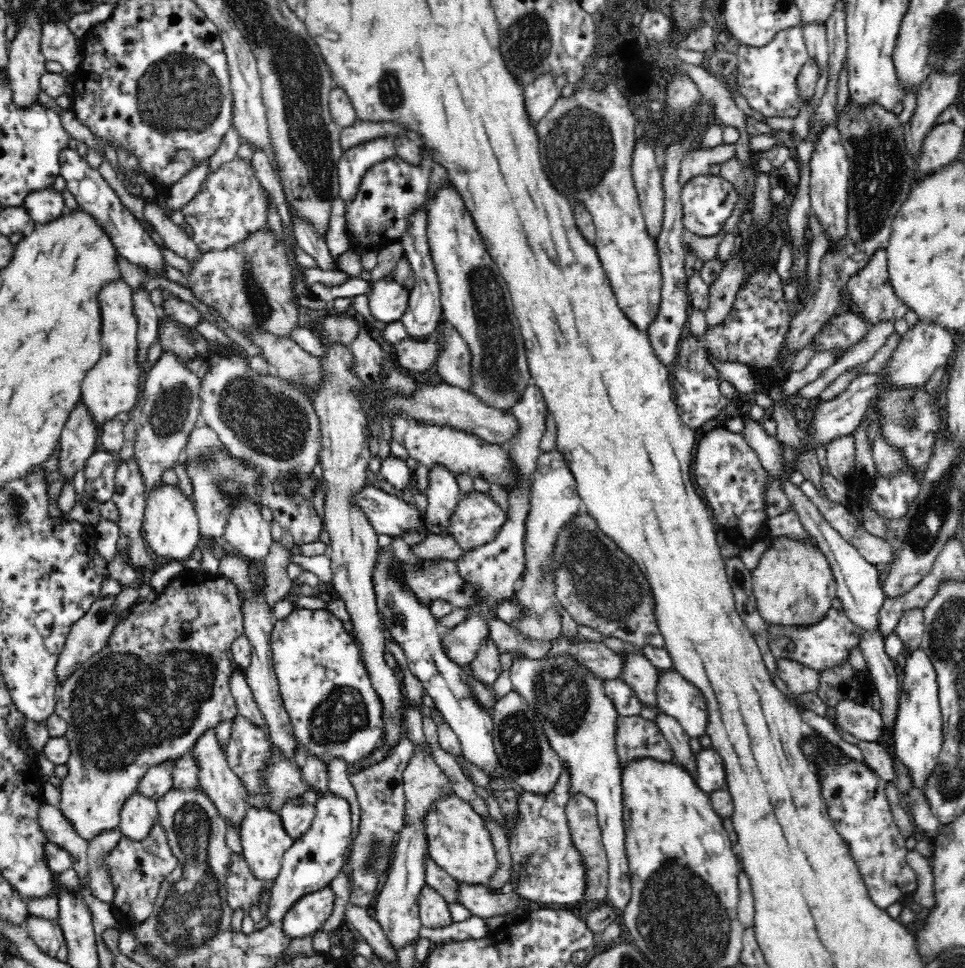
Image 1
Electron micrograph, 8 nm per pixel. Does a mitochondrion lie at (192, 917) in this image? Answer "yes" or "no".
yes

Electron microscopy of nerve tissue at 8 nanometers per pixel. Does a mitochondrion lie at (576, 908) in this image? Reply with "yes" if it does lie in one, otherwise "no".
no

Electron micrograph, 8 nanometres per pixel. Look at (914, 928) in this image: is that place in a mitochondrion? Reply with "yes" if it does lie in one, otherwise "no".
no

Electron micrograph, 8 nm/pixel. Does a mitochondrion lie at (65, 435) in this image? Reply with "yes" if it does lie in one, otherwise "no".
no

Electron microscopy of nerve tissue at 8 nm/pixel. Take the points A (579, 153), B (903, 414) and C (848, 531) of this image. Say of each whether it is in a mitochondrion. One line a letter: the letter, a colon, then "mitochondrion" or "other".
A: mitochondrion
B: mitochondrion
C: other

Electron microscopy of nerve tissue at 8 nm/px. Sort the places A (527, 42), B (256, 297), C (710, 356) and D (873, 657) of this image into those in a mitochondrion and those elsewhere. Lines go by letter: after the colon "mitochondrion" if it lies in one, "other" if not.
A: mitochondrion
B: mitochondrion
C: other
D: other

